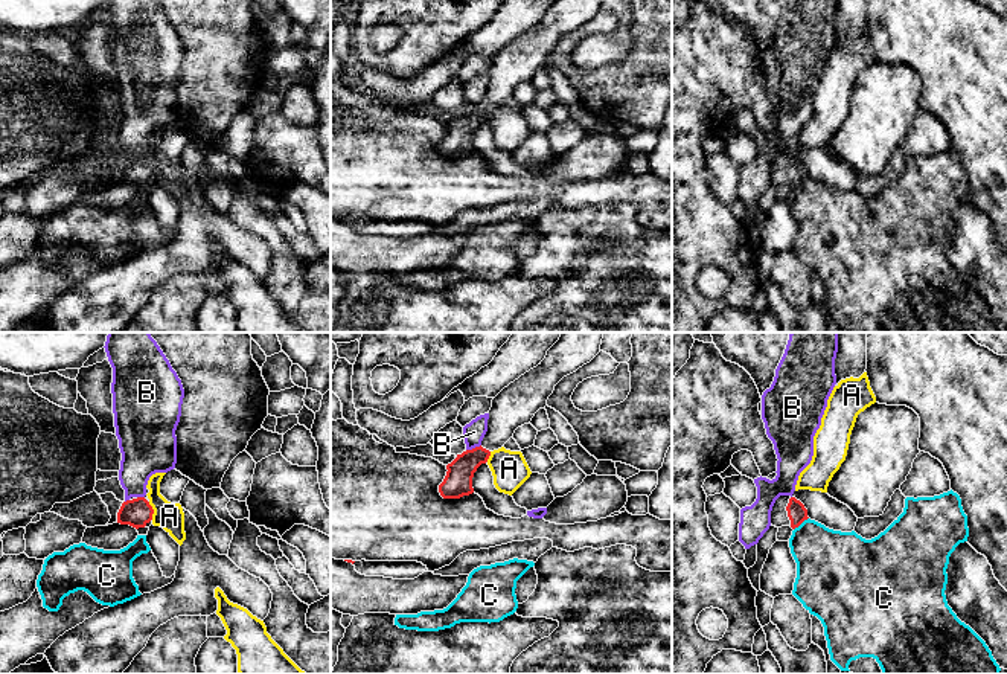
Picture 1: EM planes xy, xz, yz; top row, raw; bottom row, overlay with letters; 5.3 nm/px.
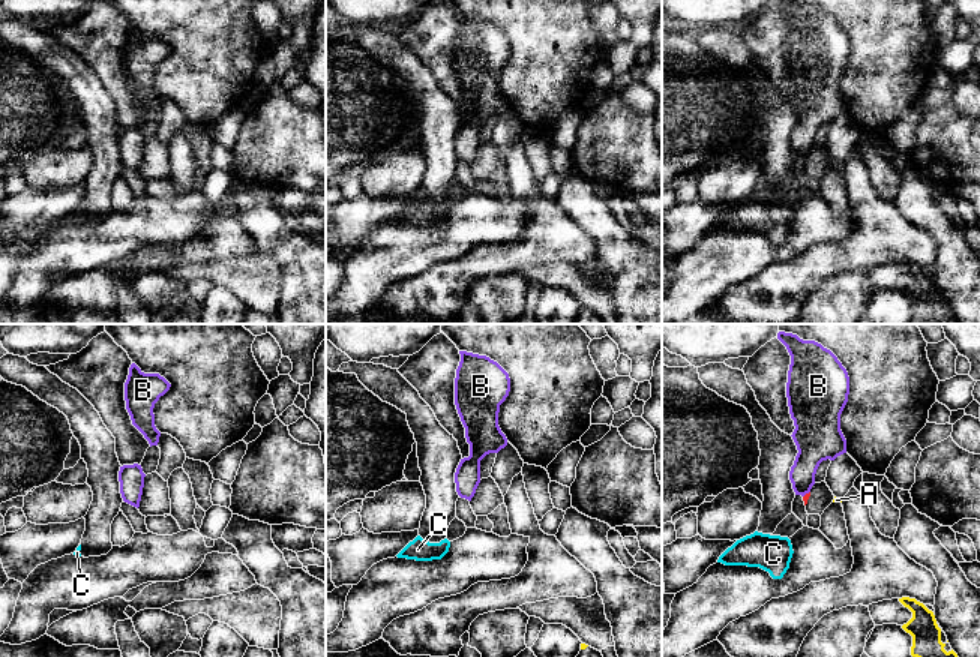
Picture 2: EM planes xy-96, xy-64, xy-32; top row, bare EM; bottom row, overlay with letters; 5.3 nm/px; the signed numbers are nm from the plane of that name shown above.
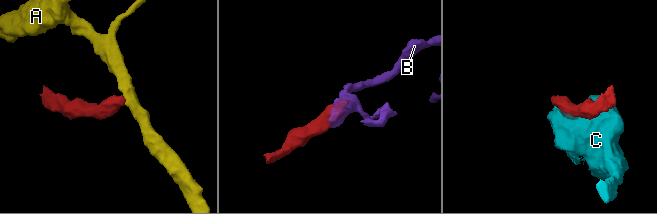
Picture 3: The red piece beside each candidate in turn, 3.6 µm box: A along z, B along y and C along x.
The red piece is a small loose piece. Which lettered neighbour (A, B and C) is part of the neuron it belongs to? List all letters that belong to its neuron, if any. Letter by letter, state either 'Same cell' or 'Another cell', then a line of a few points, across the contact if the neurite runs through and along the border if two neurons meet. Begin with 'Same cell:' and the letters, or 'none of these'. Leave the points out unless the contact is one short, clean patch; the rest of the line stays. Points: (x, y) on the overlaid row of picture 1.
Same cell: none of these
A: Another cell. Line: xy (148, 502), (153, 510), (153, 519)
B: Another cell. Line: xz (480, 444), (466, 450)
C: Another cell

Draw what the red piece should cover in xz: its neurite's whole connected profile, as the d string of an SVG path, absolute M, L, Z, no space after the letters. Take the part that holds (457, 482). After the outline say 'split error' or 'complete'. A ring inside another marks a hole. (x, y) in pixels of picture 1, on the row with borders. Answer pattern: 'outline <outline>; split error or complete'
outline M562 332L559 340L547 351L545 358L533 369L504 387L494 400L489 410L488 432L480 447L466 450L446 465L446 476L439 485L443 499L460 499L474 493L472 477L481 464L486 464L491 453L504 447L515 430L529 424L539 409L545 409L555 386L567 375L590 363L599 352L603 332Z; split error

